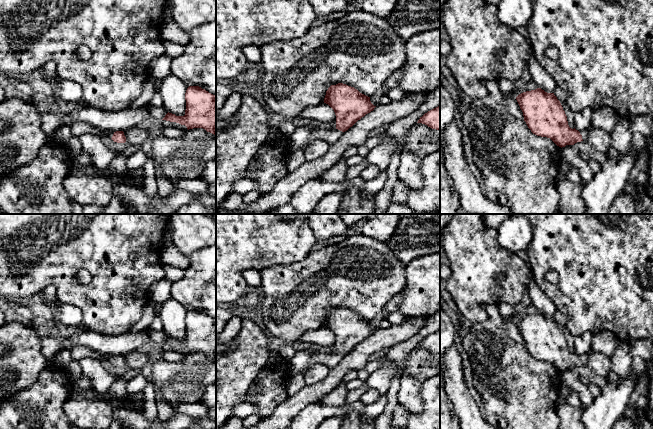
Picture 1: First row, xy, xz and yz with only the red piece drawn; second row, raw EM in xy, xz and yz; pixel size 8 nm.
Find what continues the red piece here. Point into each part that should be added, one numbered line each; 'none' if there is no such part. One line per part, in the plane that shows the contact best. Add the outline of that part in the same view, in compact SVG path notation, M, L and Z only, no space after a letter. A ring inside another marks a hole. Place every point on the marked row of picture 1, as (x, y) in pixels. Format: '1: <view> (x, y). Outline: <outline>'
1: yz (604, 118). Outline: M602 107L593 111L589 128L580 131L583 141L587 140L590 129L599 128L608 133L612 133L617 119L618 115L609 107Z

